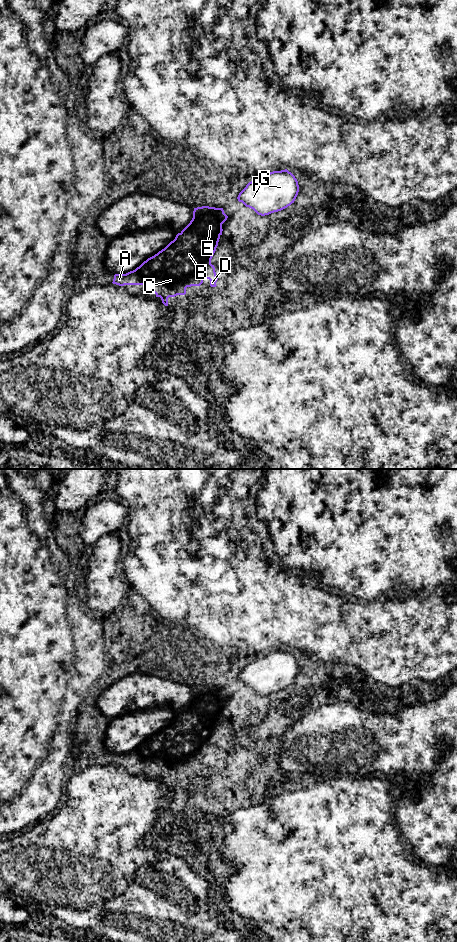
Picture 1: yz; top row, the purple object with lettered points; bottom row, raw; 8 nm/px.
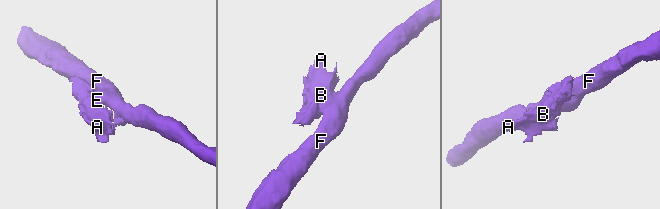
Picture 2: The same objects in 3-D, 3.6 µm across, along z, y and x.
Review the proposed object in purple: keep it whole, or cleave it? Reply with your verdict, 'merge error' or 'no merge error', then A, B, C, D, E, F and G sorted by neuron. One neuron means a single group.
merge error; A B C D E / F G

